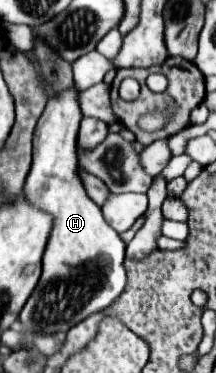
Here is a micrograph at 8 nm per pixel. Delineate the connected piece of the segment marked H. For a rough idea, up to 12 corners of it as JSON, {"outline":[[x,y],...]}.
{"outline":[[72,86],[36,124],[24,196],[54,216],[26,336],[126,286],[126,244],[78,178]]}

